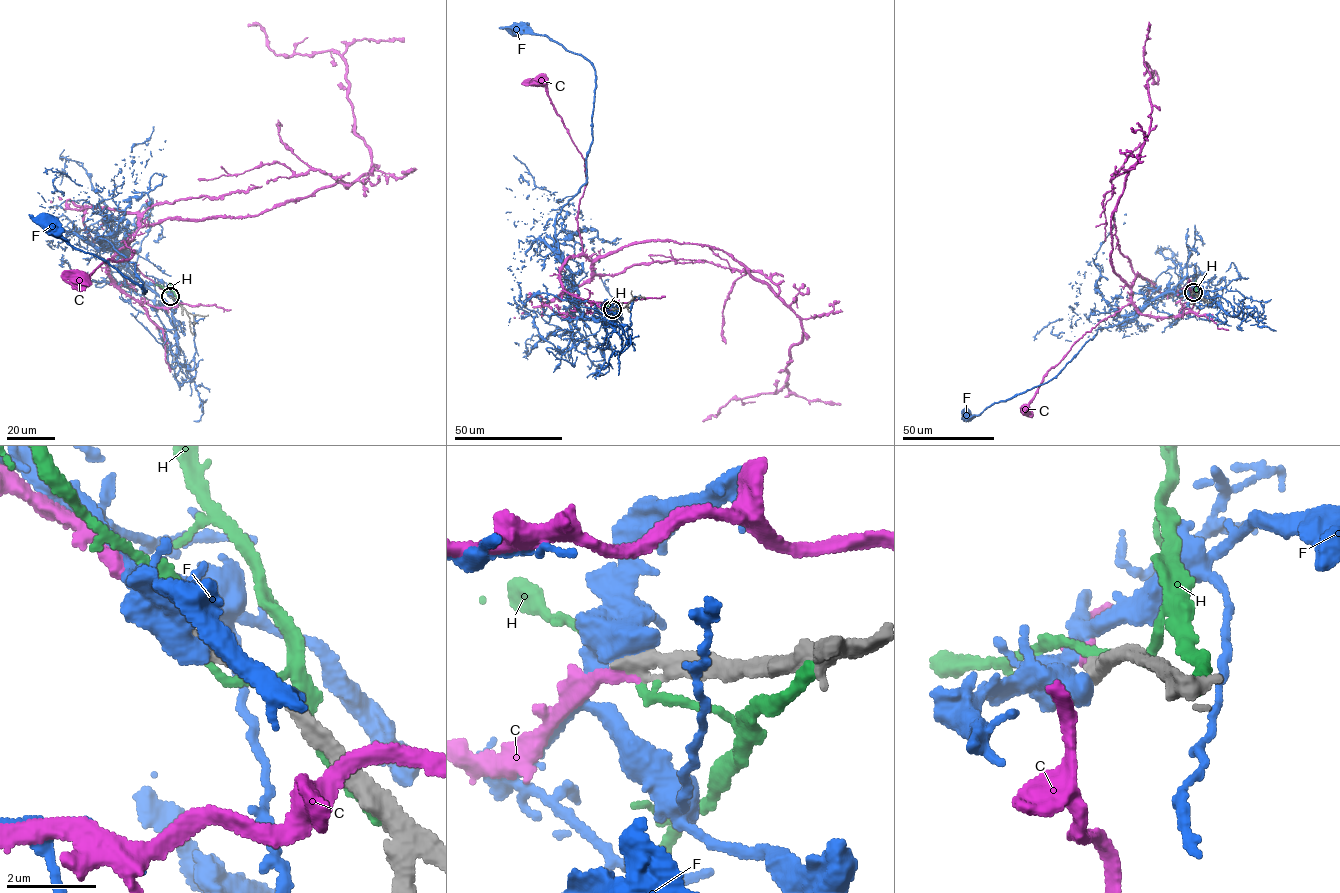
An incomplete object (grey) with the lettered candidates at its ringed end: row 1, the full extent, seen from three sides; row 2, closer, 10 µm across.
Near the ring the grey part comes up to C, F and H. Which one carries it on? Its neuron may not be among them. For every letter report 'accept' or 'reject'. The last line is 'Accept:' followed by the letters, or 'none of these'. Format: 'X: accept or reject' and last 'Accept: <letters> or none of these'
C: accept
F: reject
H: reject
Accept: C

